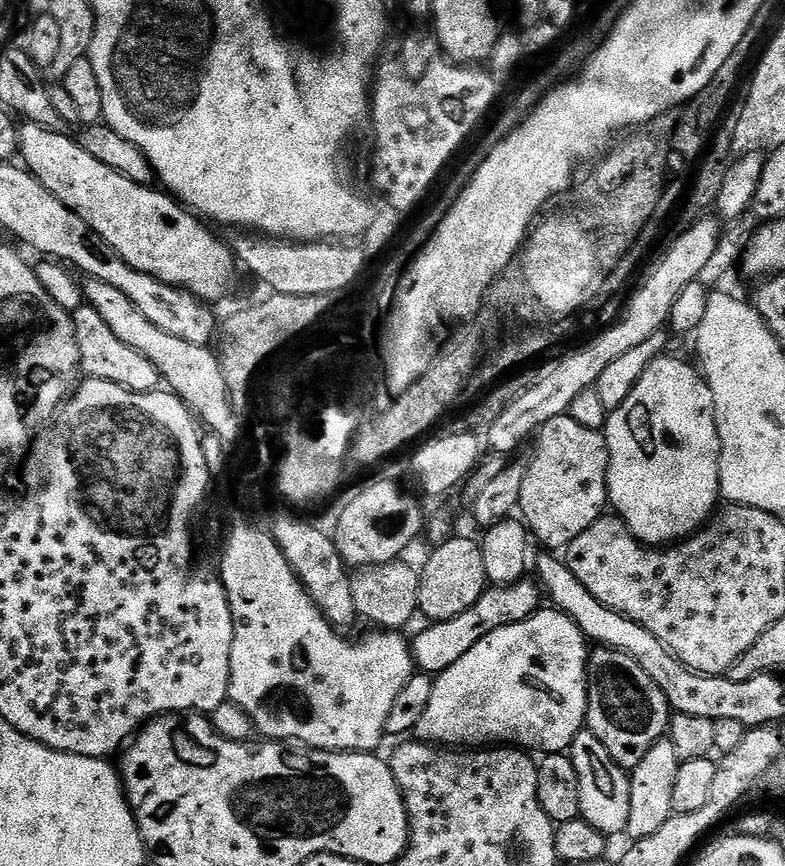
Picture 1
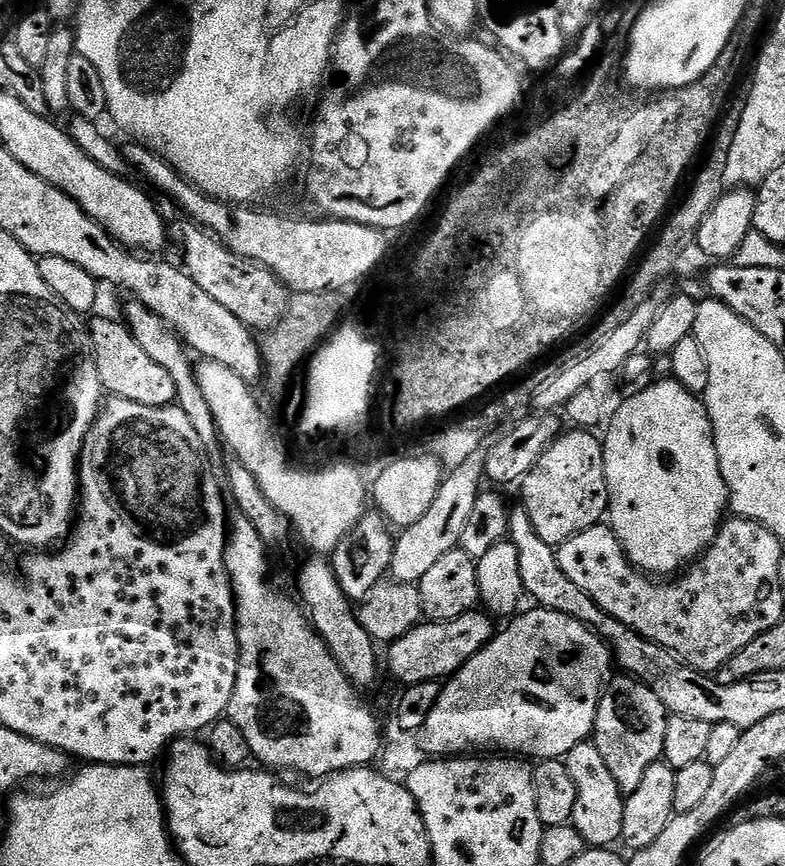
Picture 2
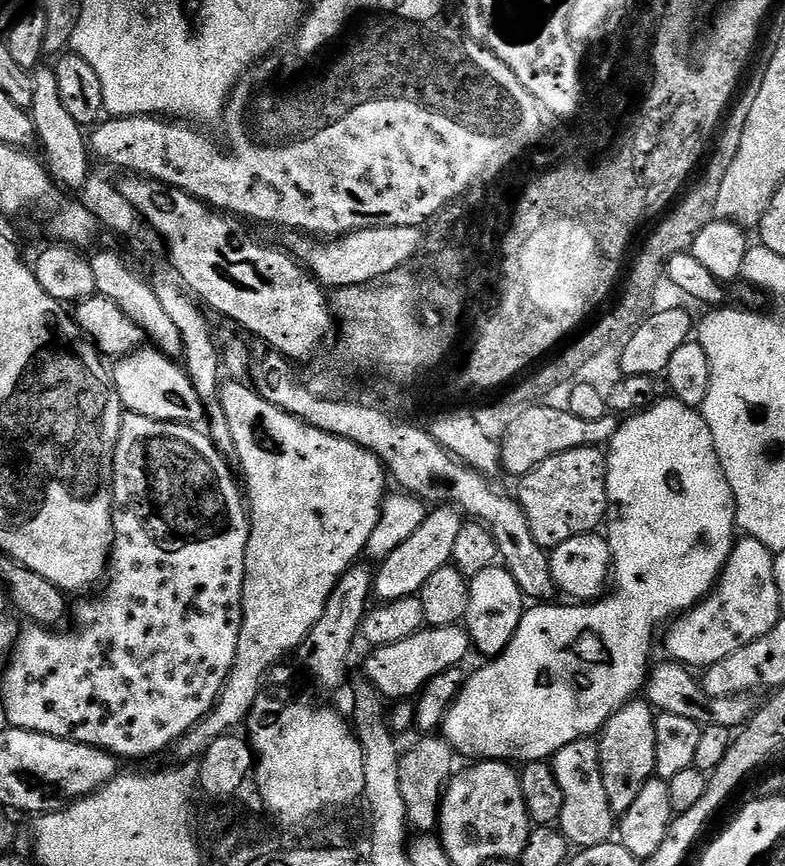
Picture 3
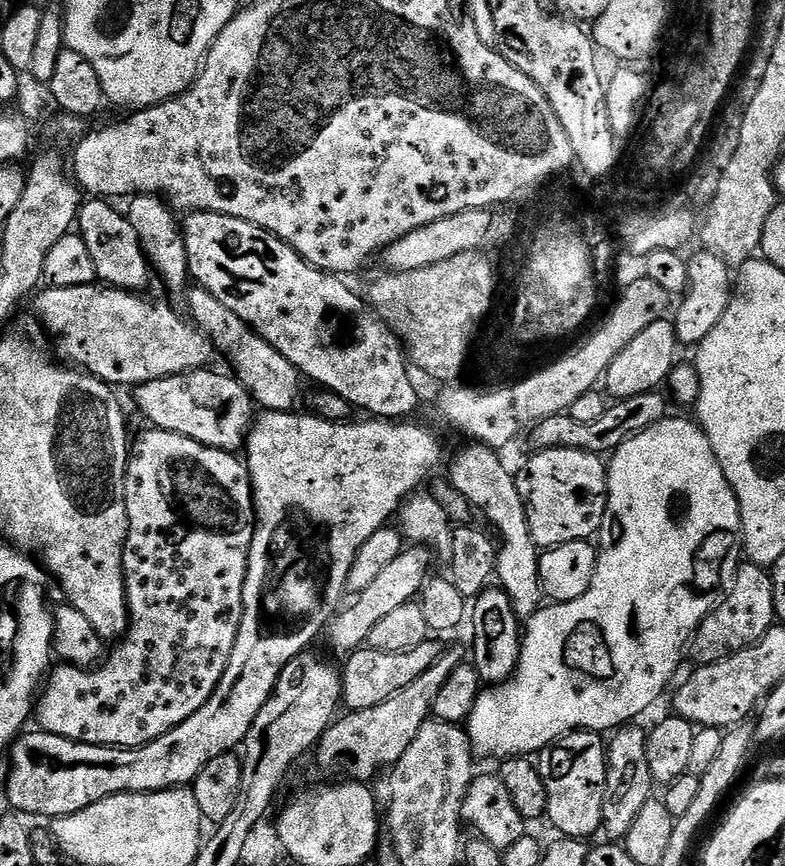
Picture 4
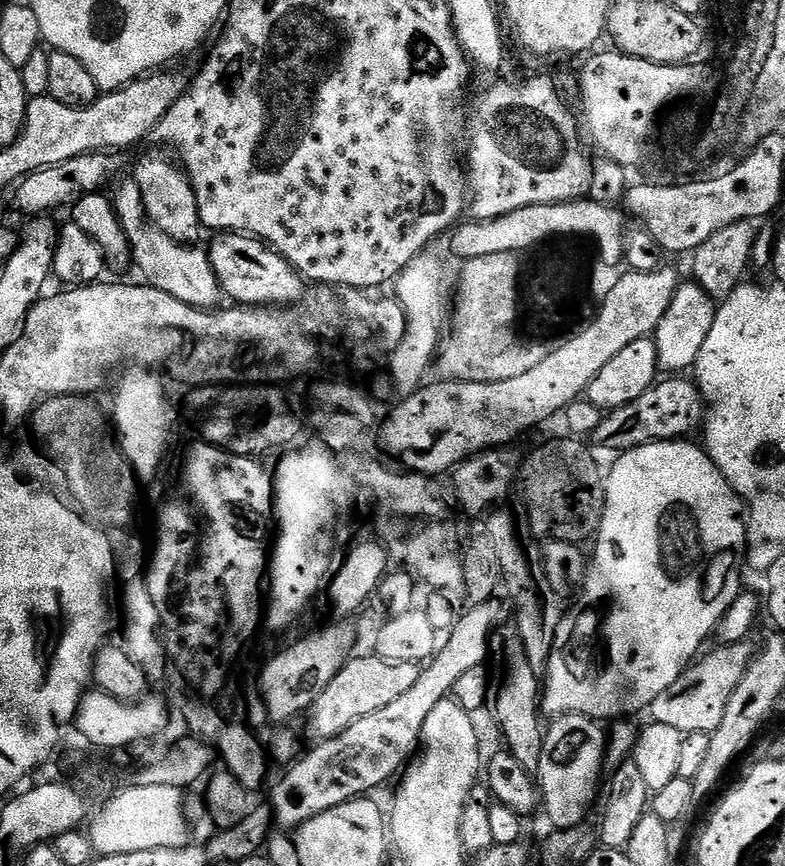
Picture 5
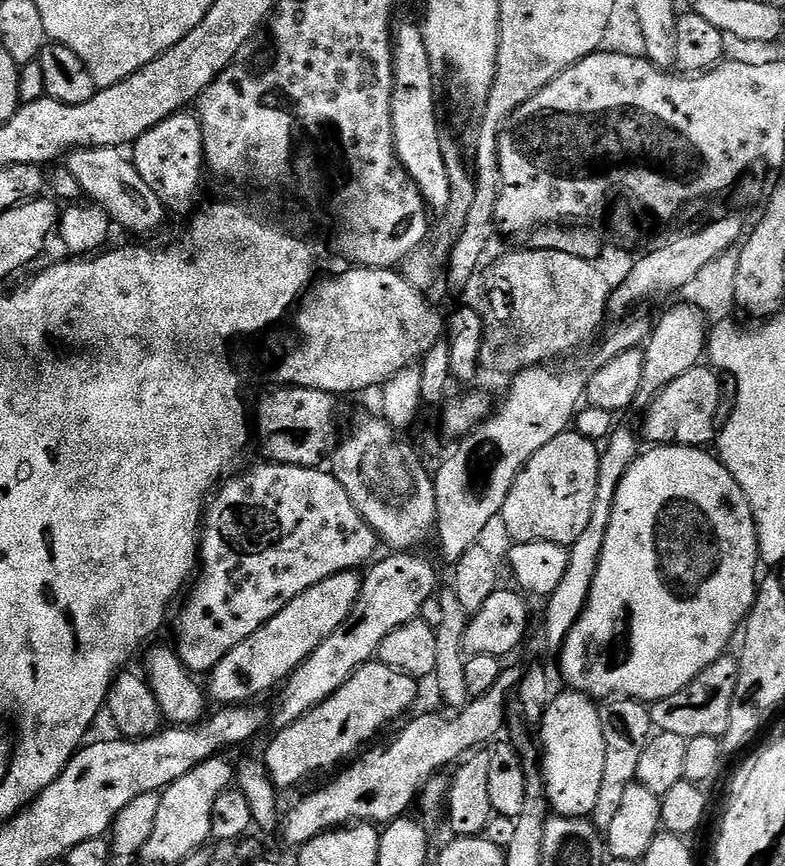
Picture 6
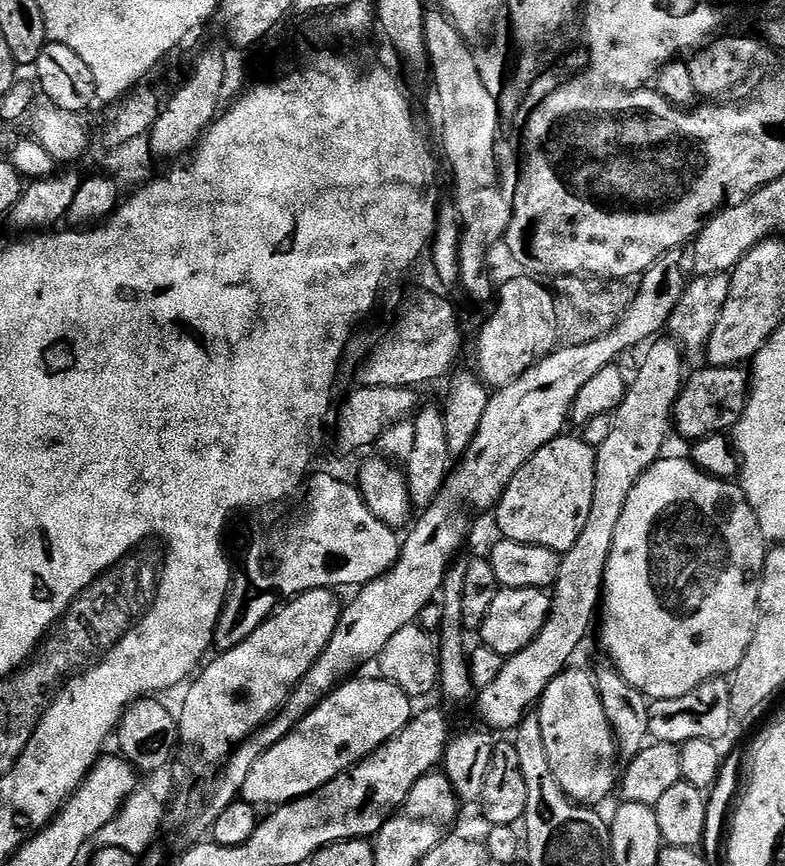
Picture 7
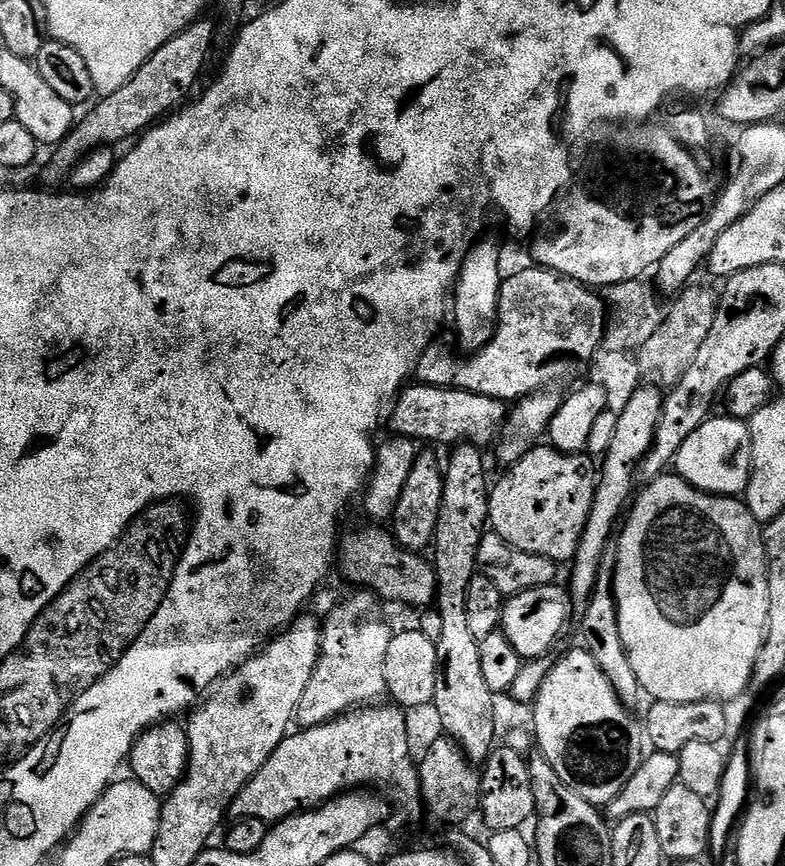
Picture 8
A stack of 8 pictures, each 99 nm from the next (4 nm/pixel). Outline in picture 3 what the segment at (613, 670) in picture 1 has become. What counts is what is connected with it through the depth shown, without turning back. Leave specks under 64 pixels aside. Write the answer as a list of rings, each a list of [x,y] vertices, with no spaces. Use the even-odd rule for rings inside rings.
[[[637,698],[623,704],[606,723],[598,736],[600,746],[600,769],[602,786],[606,786],[606,798],[610,798],[610,810],[622,814],[638,798],[642,786],[653,779],[656,771],[654,762],[654,726],[657,713],[647,699]]]

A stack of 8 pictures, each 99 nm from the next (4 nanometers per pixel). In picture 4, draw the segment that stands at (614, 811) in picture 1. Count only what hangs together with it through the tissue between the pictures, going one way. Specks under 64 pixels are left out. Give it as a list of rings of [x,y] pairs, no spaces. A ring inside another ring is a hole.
[[[570,732],[539,753],[538,767],[542,782],[546,782],[547,823],[552,823],[561,837],[576,840],[599,833],[604,823],[602,802],[608,773],[605,737],[598,732]]]

